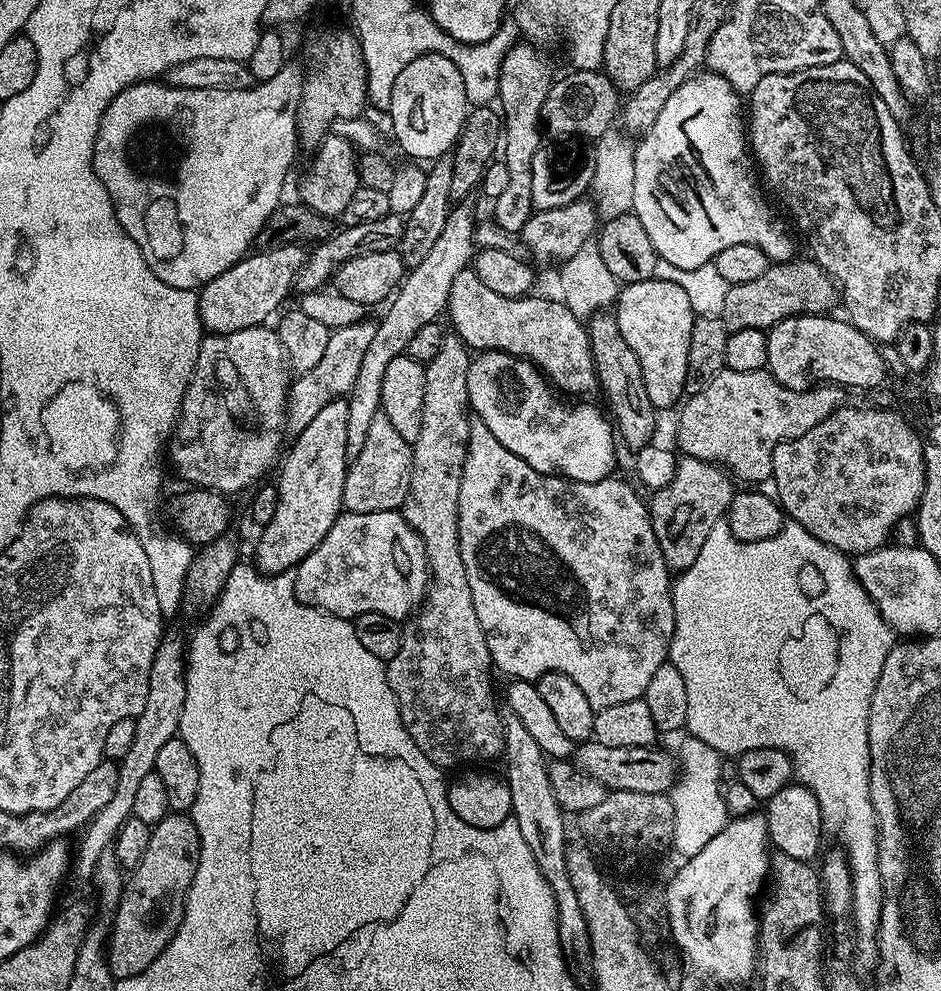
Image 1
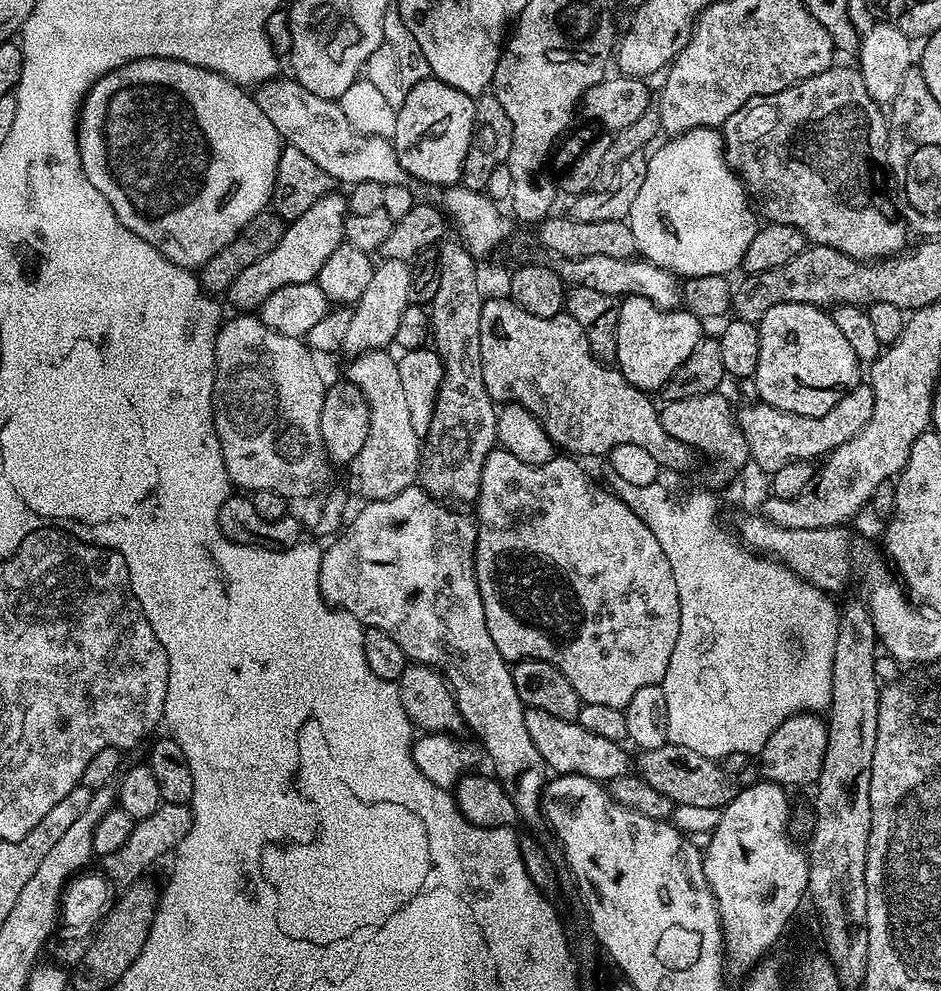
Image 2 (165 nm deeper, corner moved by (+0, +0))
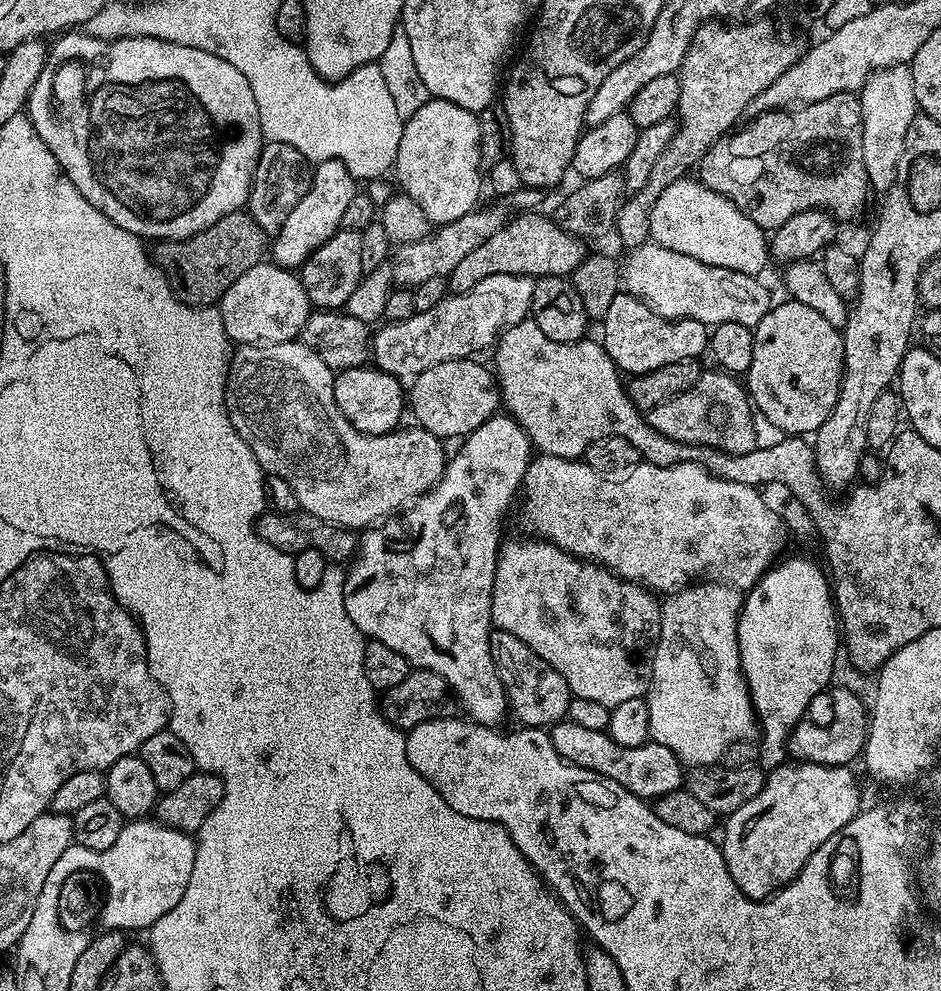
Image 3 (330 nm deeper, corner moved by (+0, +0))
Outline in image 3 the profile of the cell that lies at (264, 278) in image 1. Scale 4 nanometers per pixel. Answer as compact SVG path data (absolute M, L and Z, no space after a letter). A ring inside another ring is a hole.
M321 160L311 169L312 183L308 185L306 194L294 210L290 210L290 218L282 226L280 232L275 233L270 244L270 256L281 268L289 270L299 269L301 264L322 246L335 232L341 231L340 223L346 205L358 194L358 181L350 174L350 170L341 160Z

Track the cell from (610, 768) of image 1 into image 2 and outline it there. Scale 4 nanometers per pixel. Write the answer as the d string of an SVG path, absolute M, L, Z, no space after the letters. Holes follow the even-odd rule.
M663 744L658 750L643 750L640 757L635 757L634 768L640 777L654 790L666 794L673 805L686 807L706 807L723 809L725 804L732 801L734 795L734 780L731 775L720 769L721 765L715 760L702 754L694 754L694 750L686 750L686 746Z

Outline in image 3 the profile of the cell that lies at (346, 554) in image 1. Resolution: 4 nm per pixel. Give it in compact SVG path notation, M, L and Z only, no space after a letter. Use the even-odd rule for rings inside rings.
M497 414L489 418L486 422L482 422L482 426L478 426L478 430L474 430L469 436L463 437L460 449L456 453L451 453L450 459L445 463L444 474L440 477L440 480L435 486L433 486L429 492L424 493L423 496L419 497L409 507L407 510L401 511L399 515L395 518L388 518L383 521L379 526L373 526L363 533L358 540L358 551L351 561L350 567L347 569L346 575L344 577L344 601L346 602L346 614L350 614L350 622L354 622L354 626L358 626L358 630L366 637L368 640L377 640L382 642L386 646L390 646L390 650L398 650L398 654L402 654L402 658L406 658L409 664L412 665L413 669L424 668L428 672L433 672L438 674L442 679L444 679L448 687L452 689L459 707L461 709L465 708L469 712L471 719L477 724L485 724L488 728L496 728L504 720L504 715L507 717L509 715L510 709L508 707L508 699L506 698L506 690L502 686L502 678L498 678L498 670L494 666L494 658L490 658L490 638L488 637L494 630L494 625L492 623L492 591L494 590L494 574L496 573L496 560L500 556L500 546L502 543L502 535L500 536L500 523L504 520L504 515L508 512L508 507L512 504L512 499L517 499L518 493L521 491L522 485L524 483L524 475L528 469L529 464L532 463L534 459L534 449L532 447L532 439L526 434L526 430L522 430L522 426L518 426L518 422L507 414Z

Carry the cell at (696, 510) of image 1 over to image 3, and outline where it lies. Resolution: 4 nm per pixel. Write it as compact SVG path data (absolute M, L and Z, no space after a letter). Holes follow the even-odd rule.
M719 370L711 371L701 371L699 382L690 386L686 394L678 394L678 398L670 398L670 402L654 406L654 410L646 414L648 424L654 426L658 434L666 434L666 438L687 444L701 444L703 448L747 450L757 447L757 417L745 385L741 381L739 384L735 375Z

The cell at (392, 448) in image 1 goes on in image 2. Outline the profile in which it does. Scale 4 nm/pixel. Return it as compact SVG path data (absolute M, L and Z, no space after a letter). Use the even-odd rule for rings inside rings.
M388 350L364 352L348 360L346 379L362 390L370 406L370 430L366 434L366 443L350 465L351 471L356 471L356 484L365 501L385 500L402 494L402 490L417 483L420 471L422 437L414 434L410 409L398 375L397 357L390 353Z

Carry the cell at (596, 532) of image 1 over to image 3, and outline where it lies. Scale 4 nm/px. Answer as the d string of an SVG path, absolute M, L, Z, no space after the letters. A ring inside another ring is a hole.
M527 538L528 540L505 539L500 546L500 556L496 560L496 573L494 574L494 590L492 591L492 623L496 628L506 630L506 634L514 634L514 638L522 638L534 654L546 658L562 678L566 678L566 686L570 686L575 698L590 698L590 702L602 702L602 706L614 709L622 702L630 702L630 698L641 698L650 687L652 674L652 654L656 651L656 640L660 637L660 618L662 604L659 599L648 589L629 580L623 580L621 576L615 576L607 568L592 563L591 560L581 560L568 552L563 552L558 546L549 544L548 541L539 538Z

